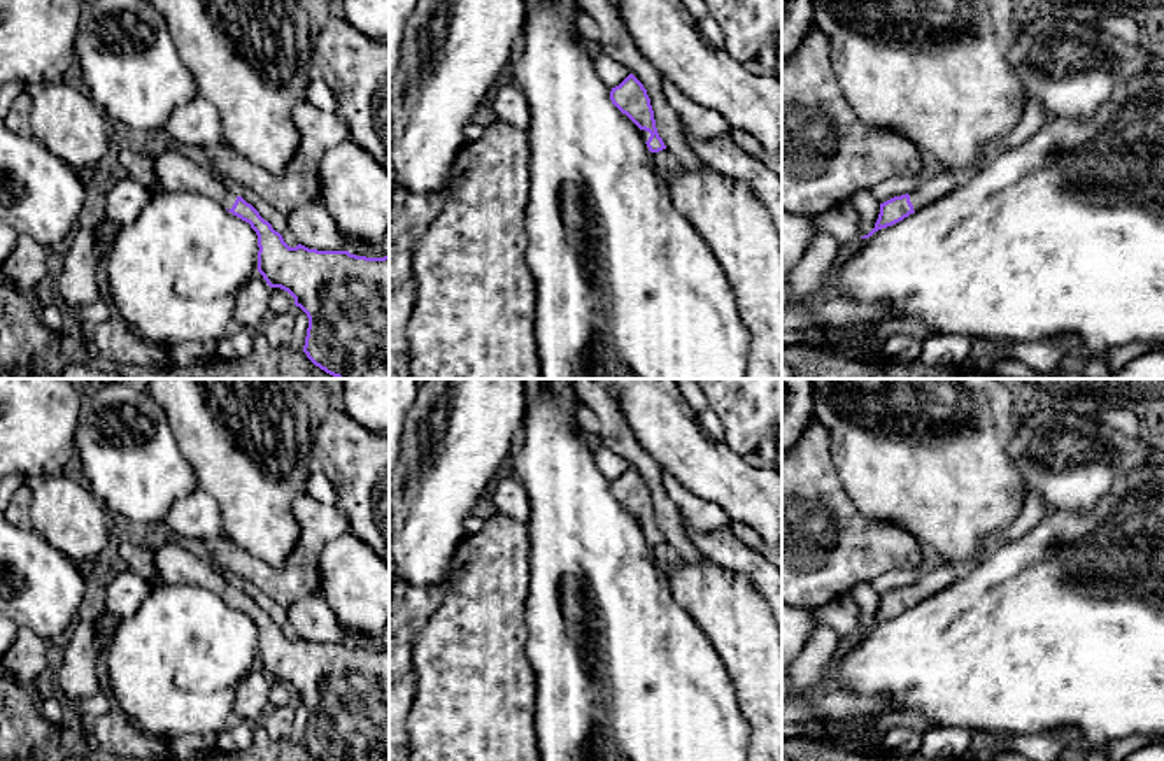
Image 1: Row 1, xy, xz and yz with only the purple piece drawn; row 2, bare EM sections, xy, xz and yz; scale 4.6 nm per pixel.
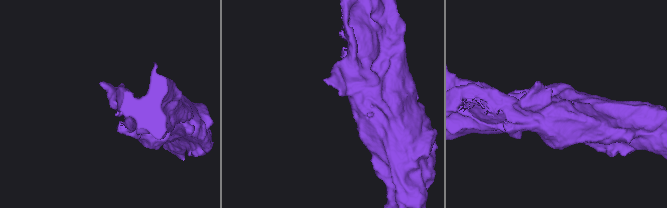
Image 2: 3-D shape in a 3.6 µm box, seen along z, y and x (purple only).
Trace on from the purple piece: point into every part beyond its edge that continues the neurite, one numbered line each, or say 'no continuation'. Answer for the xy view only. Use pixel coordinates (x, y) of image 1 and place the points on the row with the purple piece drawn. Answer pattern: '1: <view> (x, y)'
1: xy (176, 169)

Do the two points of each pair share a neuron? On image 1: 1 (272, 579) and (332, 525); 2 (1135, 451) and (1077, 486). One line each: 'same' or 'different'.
1: same
2: same

